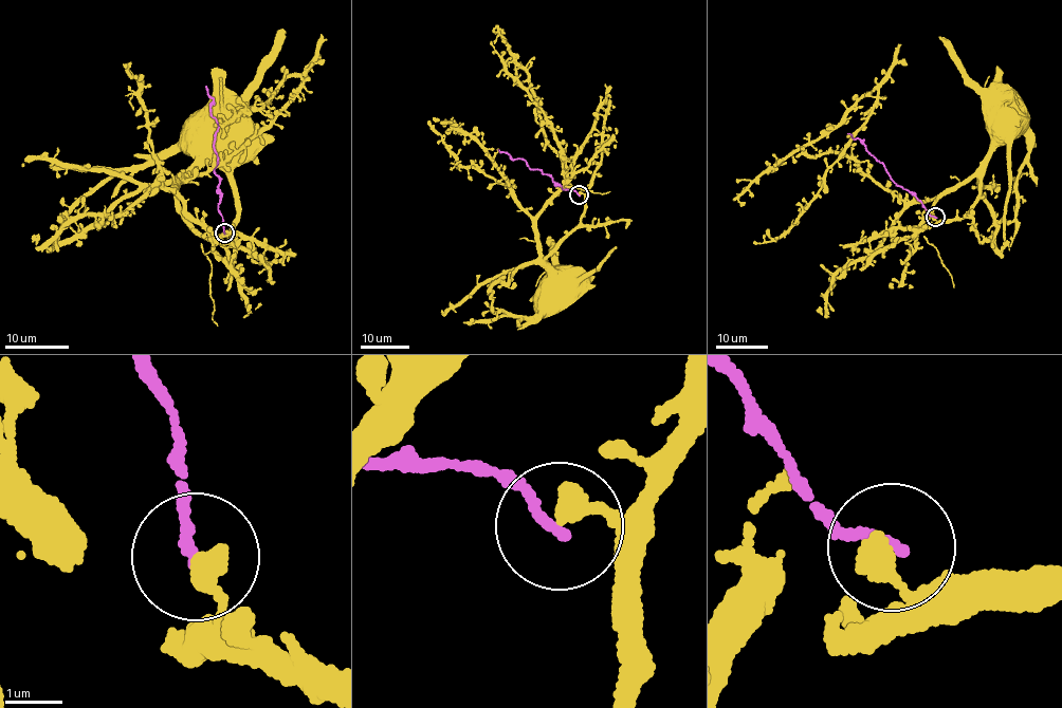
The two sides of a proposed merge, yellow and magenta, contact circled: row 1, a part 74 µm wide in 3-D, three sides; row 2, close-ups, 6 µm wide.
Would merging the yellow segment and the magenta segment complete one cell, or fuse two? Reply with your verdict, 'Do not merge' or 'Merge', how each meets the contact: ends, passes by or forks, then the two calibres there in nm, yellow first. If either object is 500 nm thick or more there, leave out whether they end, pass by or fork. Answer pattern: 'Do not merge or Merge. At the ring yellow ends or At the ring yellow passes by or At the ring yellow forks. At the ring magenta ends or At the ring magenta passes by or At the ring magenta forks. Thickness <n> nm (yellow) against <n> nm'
Do not merge. At the ring yellow ends. At the ring magenta ends. Thickness 440 nm (yellow) against 180 nm

